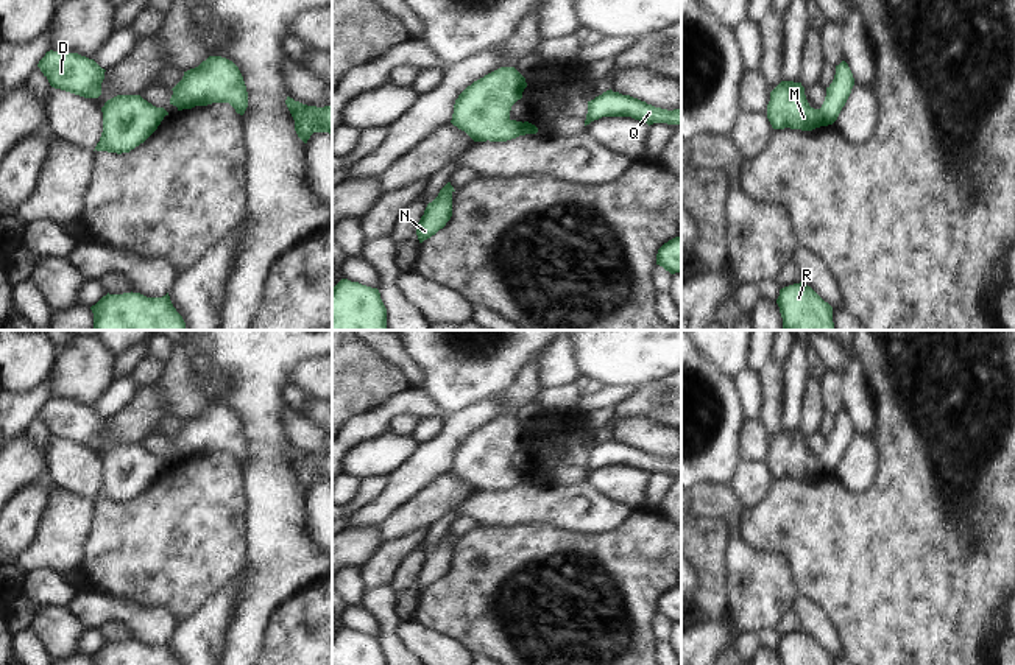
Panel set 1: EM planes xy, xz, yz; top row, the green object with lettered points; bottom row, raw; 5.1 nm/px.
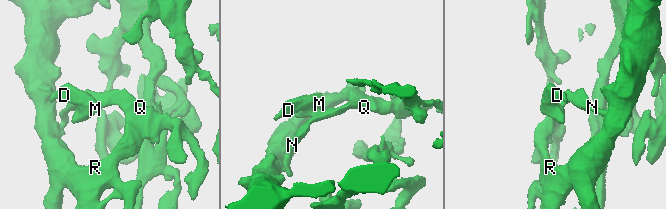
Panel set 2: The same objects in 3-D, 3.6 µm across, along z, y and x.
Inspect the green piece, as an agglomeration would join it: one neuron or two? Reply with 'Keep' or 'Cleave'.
Keep

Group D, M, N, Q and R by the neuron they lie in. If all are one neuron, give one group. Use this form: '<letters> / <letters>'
D M N Q R

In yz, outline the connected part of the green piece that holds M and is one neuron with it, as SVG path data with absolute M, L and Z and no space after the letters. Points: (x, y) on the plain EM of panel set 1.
M845 410L836 414L833 431L820 458L809 455L801 431L781 430L772 441L767 453L767 467L773 478L812 480L833 473L845 455L854 435L853 422Z

